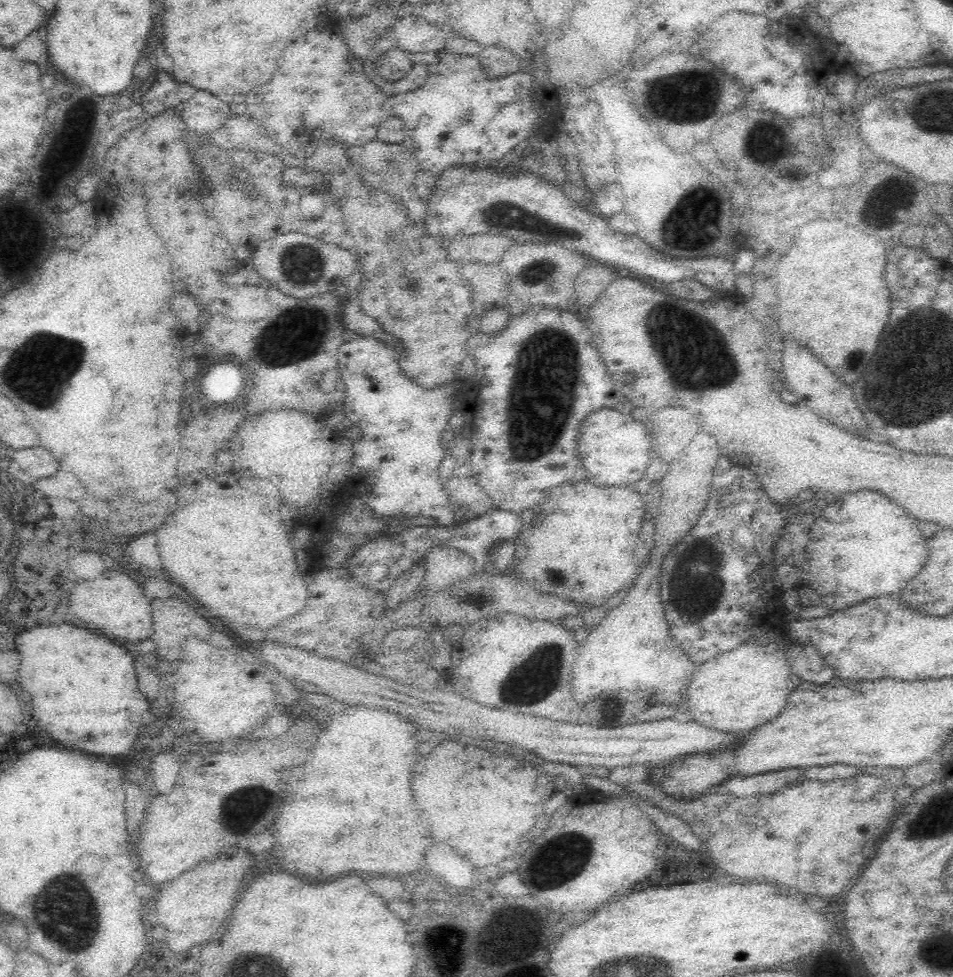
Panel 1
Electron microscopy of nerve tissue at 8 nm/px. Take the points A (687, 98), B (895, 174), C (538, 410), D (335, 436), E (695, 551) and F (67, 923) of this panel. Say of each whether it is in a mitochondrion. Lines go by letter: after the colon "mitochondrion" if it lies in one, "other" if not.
A: mitochondrion
B: other
C: mitochondrion
D: other
E: other
F: mitochondrion

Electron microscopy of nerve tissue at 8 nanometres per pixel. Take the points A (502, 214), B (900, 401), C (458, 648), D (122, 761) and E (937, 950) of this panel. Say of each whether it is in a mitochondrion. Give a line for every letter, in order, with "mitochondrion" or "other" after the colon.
A: mitochondrion
B: mitochondrion
C: other
D: other
E: mitochondrion

